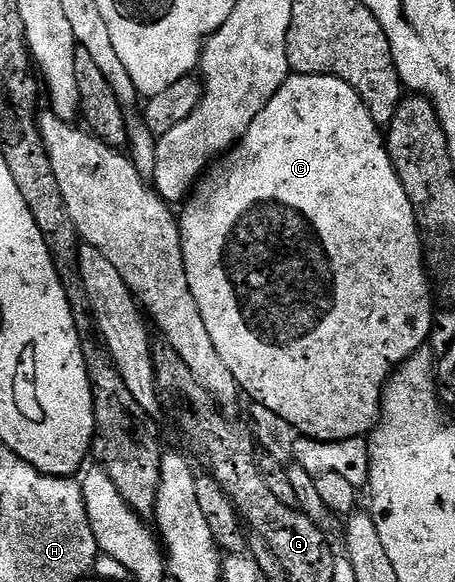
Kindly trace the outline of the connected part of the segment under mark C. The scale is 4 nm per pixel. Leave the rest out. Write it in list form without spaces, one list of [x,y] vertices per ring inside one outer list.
[[[291,73],[283,86],[276,92],[276,96],[272,96],[272,100],[268,100],[268,104],[262,109],[260,116],[256,116],[256,120],[252,120],[252,125],[248,128],[248,132],[244,132],[241,142],[233,150],[217,159],[207,169],[206,173],[198,179],[192,193],[185,199],[182,208],[182,214],[180,210],[180,229],[188,288],[192,288],[192,296],[196,296],[196,304],[200,304],[200,316],[204,316],[208,336],[212,336],[212,344],[216,344],[216,352],[220,352],[220,360],[224,360],[224,364],[228,364],[228,372],[232,372],[232,376],[237,380],[239,391],[245,397],[247,394],[251,398],[249,400],[251,403],[264,408],[272,408],[272,412],[276,412],[276,416],[284,416],[284,420],[288,420],[288,424],[292,424],[298,430],[299,435],[314,438],[316,441],[346,441],[352,440],[353,437],[369,435],[370,431],[378,424],[382,412],[382,391],[385,390],[390,375],[403,362],[407,362],[416,351],[427,345],[426,341],[430,338],[430,329],[434,326],[436,298],[432,293],[432,283],[426,269],[424,243],[422,234],[418,230],[418,221],[416,220],[416,212],[412,208],[412,200],[408,200],[408,192],[404,192],[404,184],[400,184],[400,176],[396,176],[396,168],[392,164],[390,153],[386,151],[386,139],[383,131],[376,124],[376,120],[372,120],[372,112],[368,112],[364,100],[360,100],[357,92],[348,84],[344,84],[344,80],[340,80],[336,76]]]

